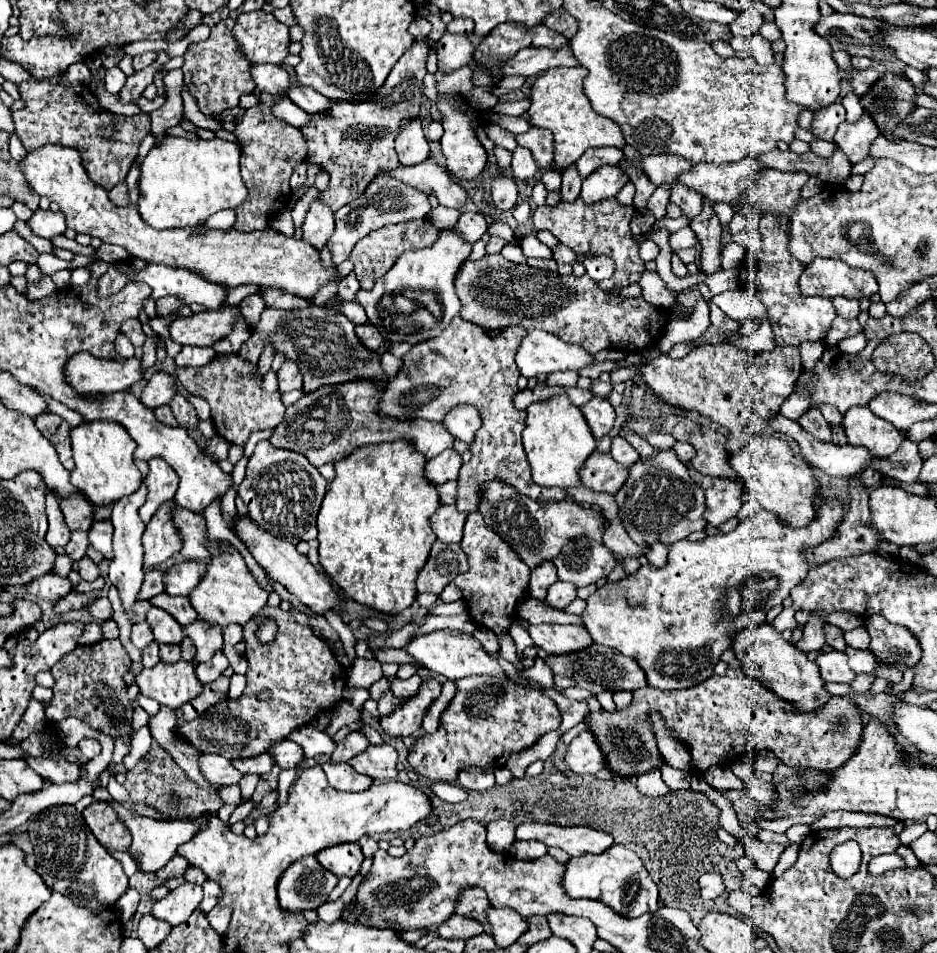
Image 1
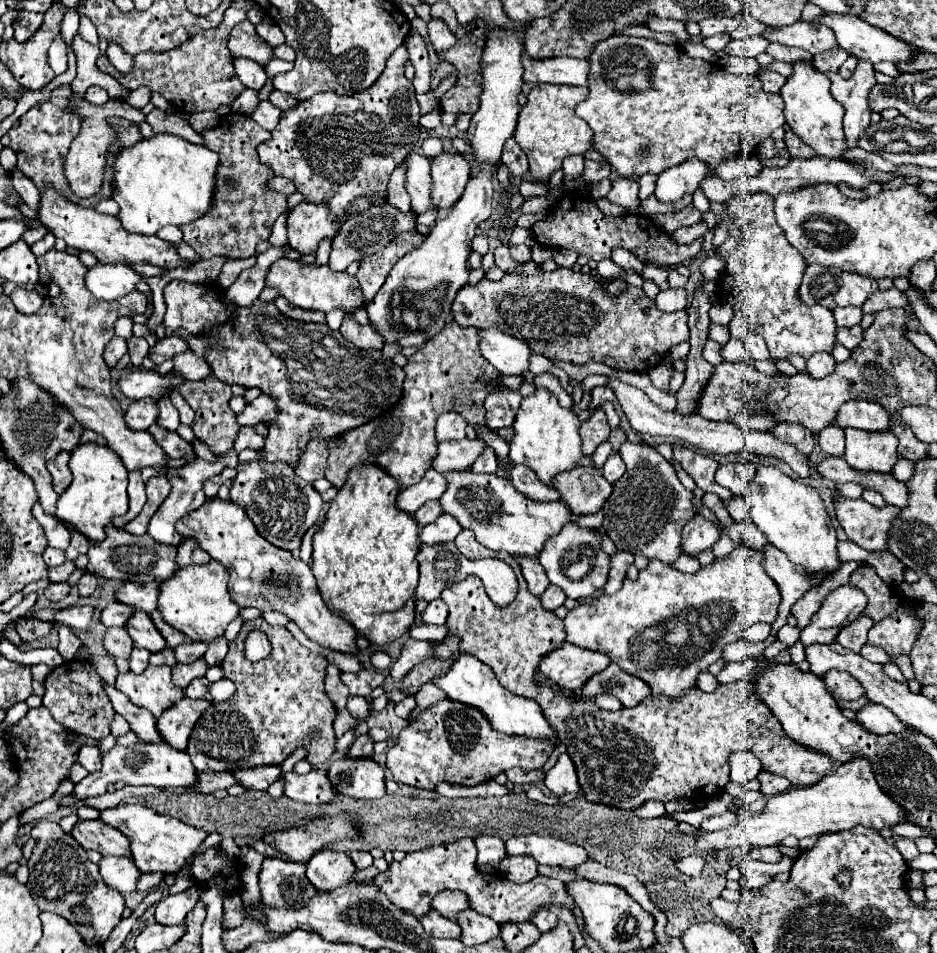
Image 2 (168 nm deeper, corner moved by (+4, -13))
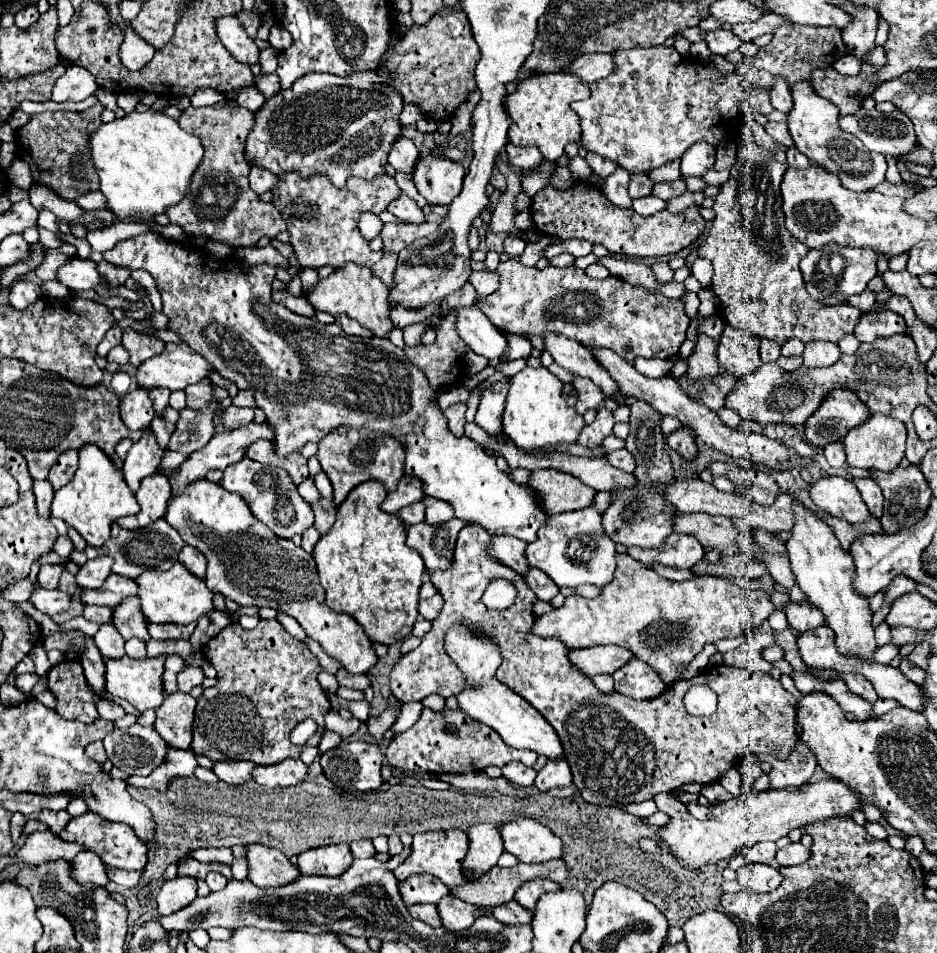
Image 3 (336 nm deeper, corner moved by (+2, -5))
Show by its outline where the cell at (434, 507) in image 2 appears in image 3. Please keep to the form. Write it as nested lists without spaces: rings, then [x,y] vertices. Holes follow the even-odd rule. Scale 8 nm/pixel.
[[[414,502],[406,508],[402,508],[398,512],[398,518],[406,524],[406,526],[412,526],[412,524],[418,524],[420,520],[424,520],[424,504],[422,502]]]

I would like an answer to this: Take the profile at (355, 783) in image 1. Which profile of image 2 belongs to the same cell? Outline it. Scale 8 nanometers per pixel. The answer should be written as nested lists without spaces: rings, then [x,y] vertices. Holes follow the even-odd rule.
[[[310,770],[304,776],[288,772],[282,778],[284,778],[284,794],[296,802],[330,804],[340,796],[338,792],[334,792],[334,786],[330,784],[326,770]]]

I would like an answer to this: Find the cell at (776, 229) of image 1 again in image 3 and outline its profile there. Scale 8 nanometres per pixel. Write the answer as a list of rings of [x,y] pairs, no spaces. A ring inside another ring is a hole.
[[[742,142],[730,180],[720,186],[720,194],[714,200],[716,218],[712,228],[696,252],[714,266],[710,288],[720,298],[724,322],[732,328],[778,344],[784,344],[788,338],[798,338],[806,344],[812,340],[838,342],[854,332],[862,312],[850,304],[826,306],[808,296],[798,268],[808,248],[784,226],[780,182],[786,168],[788,164],[778,162],[772,150],[754,142]]]

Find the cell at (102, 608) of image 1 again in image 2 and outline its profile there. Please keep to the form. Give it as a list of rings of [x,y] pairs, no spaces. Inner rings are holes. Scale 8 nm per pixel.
[[[72,606],[72,608],[60,610],[54,616],[54,620],[58,620],[58,624],[66,624],[74,632],[84,632],[90,626],[92,618],[94,618],[94,608],[92,606]]]

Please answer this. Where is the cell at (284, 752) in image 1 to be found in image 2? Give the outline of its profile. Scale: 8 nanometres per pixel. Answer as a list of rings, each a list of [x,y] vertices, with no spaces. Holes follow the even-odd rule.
[[[262,766],[262,768],[248,768],[248,770],[238,770],[234,772],[238,782],[246,788],[254,790],[268,790],[272,782],[278,780],[280,776],[280,766]]]

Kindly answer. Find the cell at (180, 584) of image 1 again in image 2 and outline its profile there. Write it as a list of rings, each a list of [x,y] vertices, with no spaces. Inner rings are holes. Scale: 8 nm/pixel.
[[[126,582],[122,588],[118,588],[116,598],[124,604],[134,606],[136,610],[142,610],[146,614],[158,610],[158,588],[162,582],[148,582],[148,584],[138,584],[138,582]]]

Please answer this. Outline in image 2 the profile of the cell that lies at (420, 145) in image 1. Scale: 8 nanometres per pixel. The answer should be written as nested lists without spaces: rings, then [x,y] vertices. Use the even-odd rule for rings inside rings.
[[[402,164],[390,176],[388,202],[402,212],[410,212],[410,196],[406,192],[406,168],[402,168]]]

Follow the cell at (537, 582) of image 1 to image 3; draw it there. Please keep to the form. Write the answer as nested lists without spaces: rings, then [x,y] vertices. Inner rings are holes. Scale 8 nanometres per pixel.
[[[492,536],[488,544],[488,554],[492,560],[504,562],[504,566],[512,568],[518,574],[524,574],[528,570],[528,560],[524,556],[526,542],[514,538],[514,536]]]

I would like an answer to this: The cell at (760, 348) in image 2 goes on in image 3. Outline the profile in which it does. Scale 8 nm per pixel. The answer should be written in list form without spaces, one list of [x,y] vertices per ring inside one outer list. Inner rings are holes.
[[[770,340],[760,342],[760,358],[762,358],[762,362],[776,362],[778,356],[780,356],[780,346],[776,342],[770,342]]]

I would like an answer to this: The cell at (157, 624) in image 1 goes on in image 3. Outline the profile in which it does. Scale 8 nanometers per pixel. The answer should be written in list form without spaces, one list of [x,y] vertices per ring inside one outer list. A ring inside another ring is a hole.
[[[128,596],[128,600],[122,600],[112,610],[112,624],[124,640],[140,638],[146,642],[150,638],[148,622],[140,610],[140,600],[136,596]]]

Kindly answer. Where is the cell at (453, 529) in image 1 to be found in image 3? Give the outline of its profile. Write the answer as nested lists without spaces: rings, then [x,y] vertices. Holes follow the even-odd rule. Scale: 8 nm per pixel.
[[[424,496],[422,502],[426,506],[424,512],[426,512],[426,522],[428,524],[442,524],[442,522],[454,518],[454,512],[452,512],[450,504],[444,504],[442,500],[432,500],[428,496]]]

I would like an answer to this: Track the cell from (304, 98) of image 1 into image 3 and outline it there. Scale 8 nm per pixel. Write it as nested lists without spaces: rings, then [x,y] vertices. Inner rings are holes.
[[[276,72],[274,74],[262,74],[258,80],[256,80],[256,88],[266,96],[274,96],[278,90],[280,90],[280,82],[278,82],[278,76]]]

